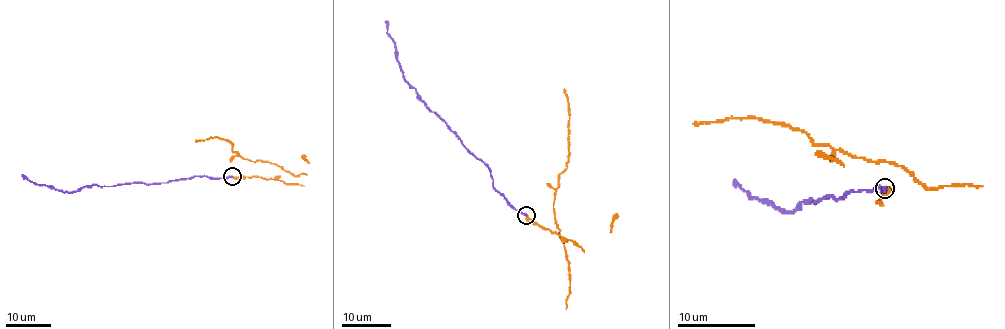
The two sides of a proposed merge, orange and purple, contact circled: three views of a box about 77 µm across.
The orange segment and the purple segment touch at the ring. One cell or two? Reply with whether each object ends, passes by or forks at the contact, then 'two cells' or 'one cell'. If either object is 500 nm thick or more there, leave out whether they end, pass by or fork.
orange ends there; purple ends there; one cell

